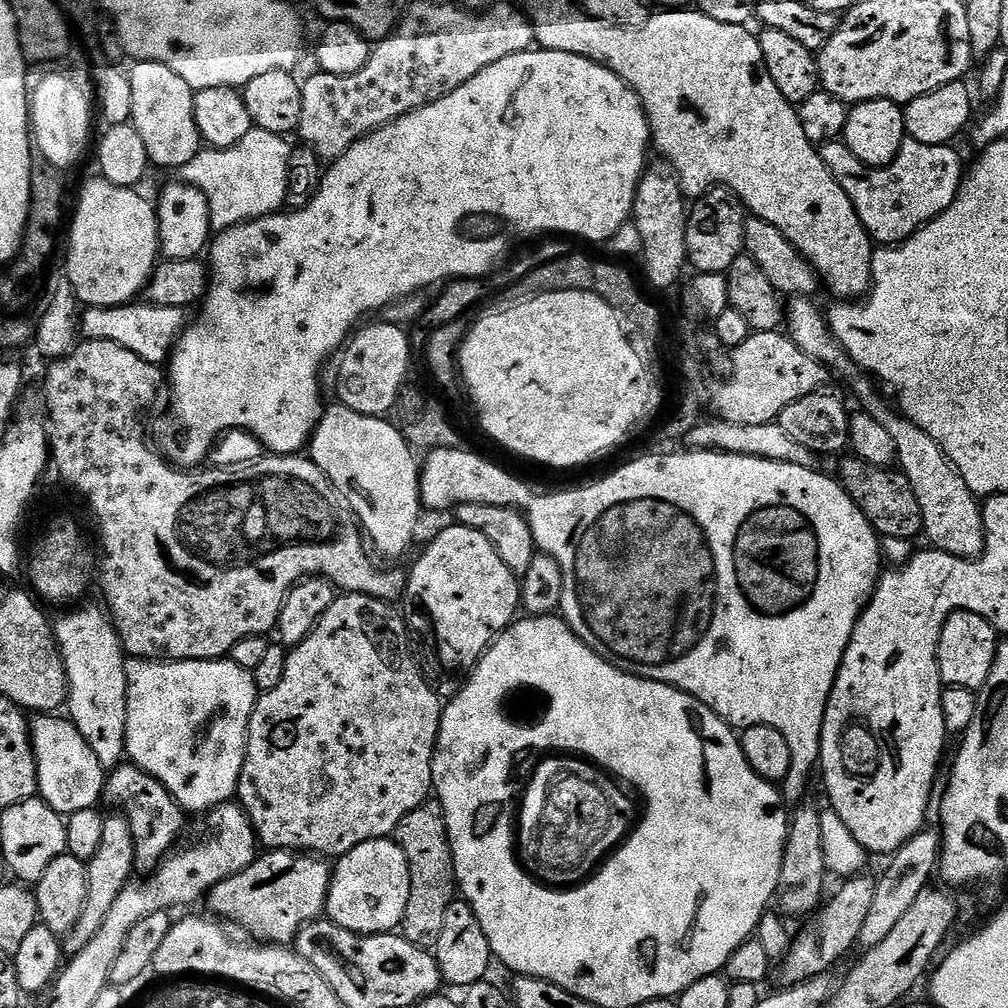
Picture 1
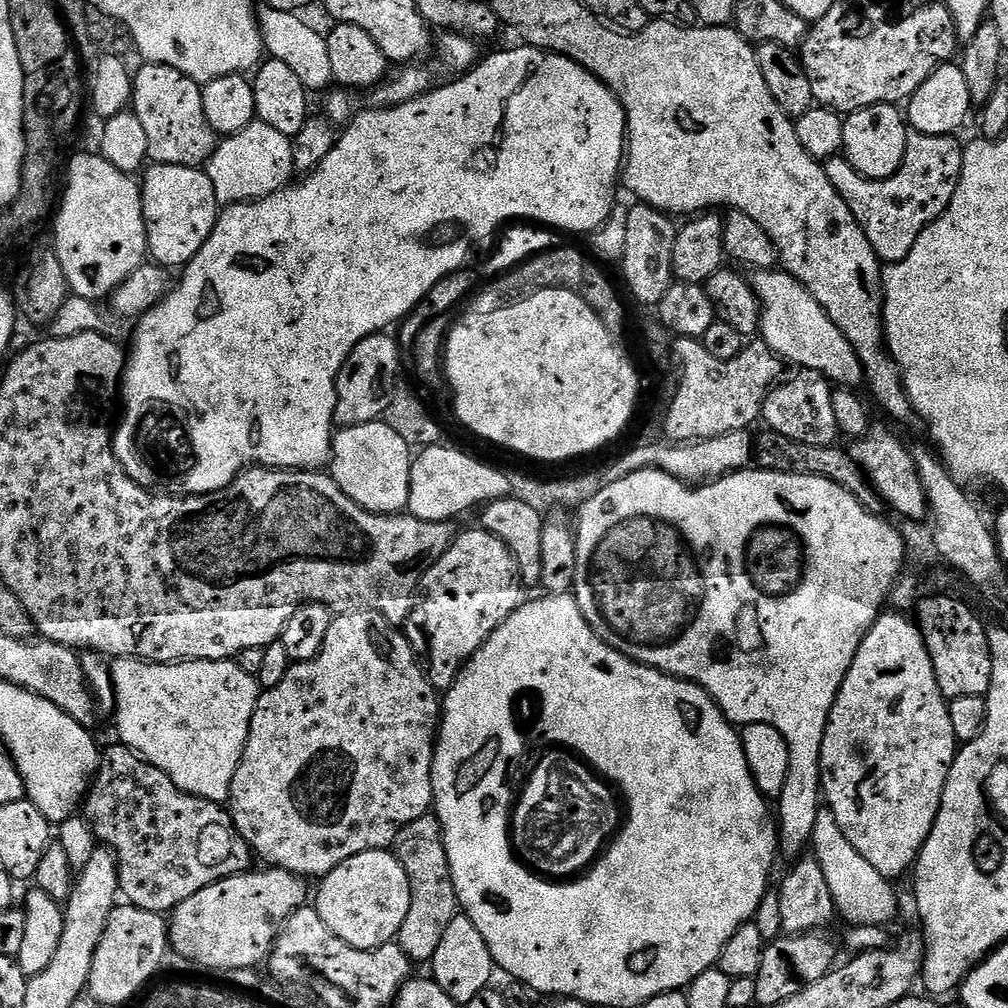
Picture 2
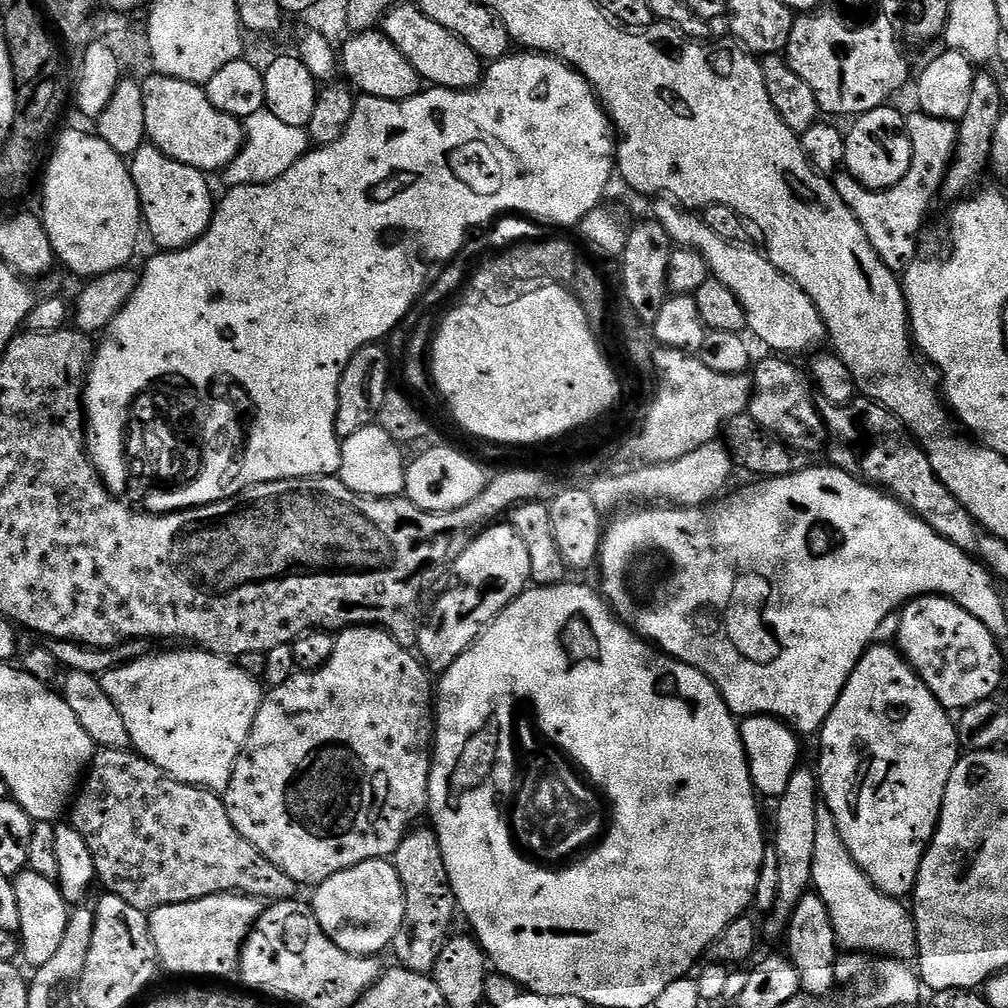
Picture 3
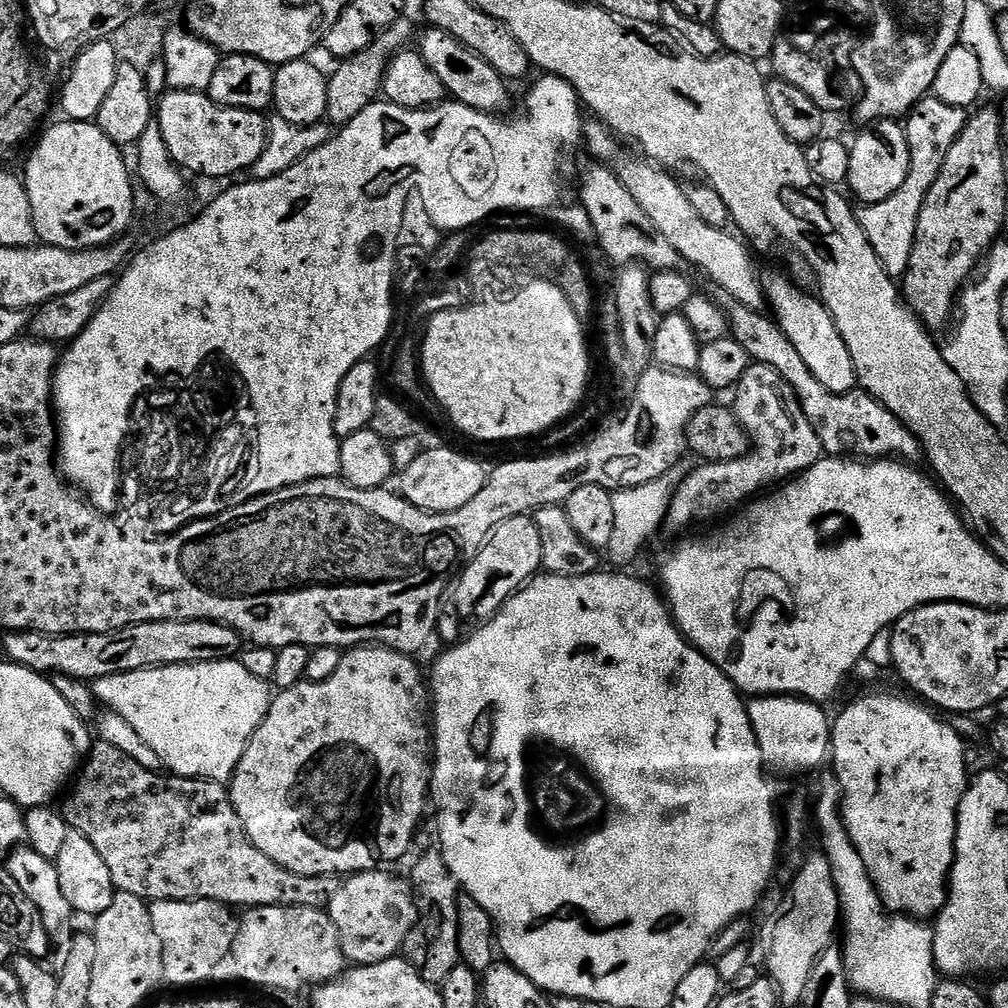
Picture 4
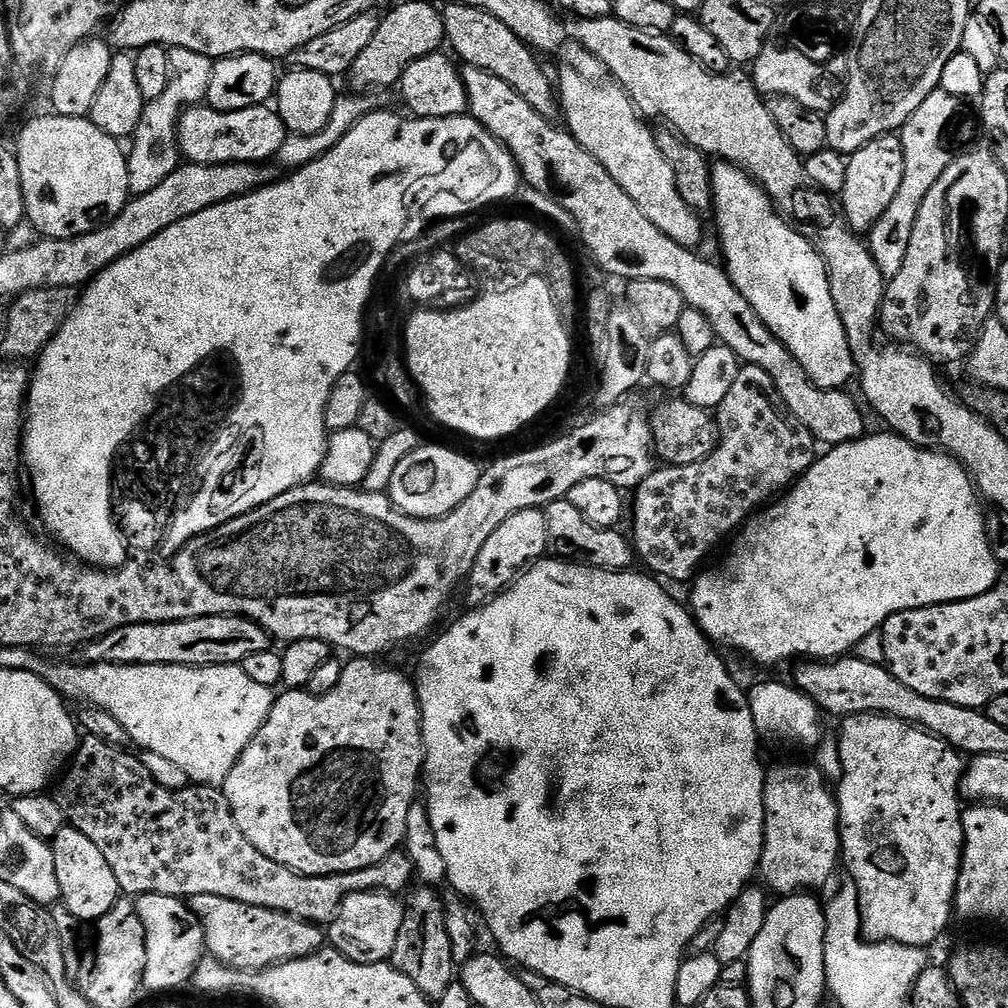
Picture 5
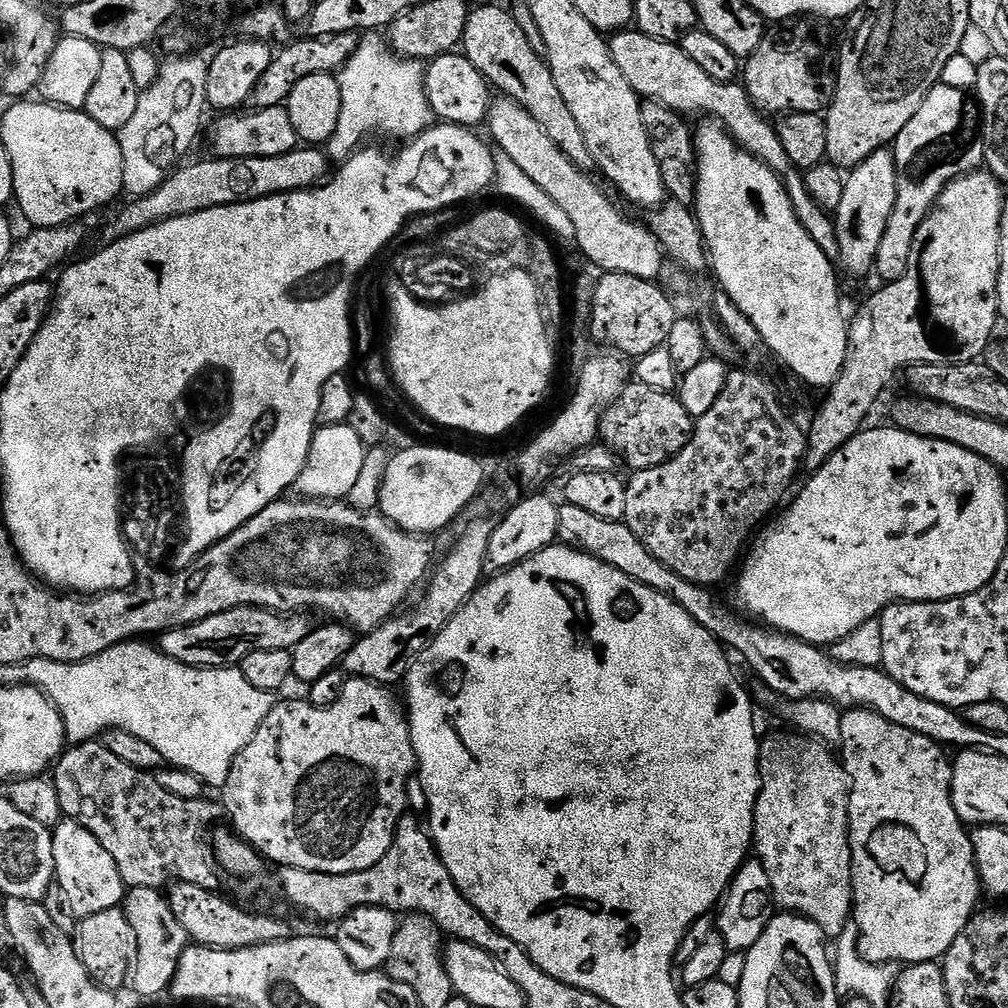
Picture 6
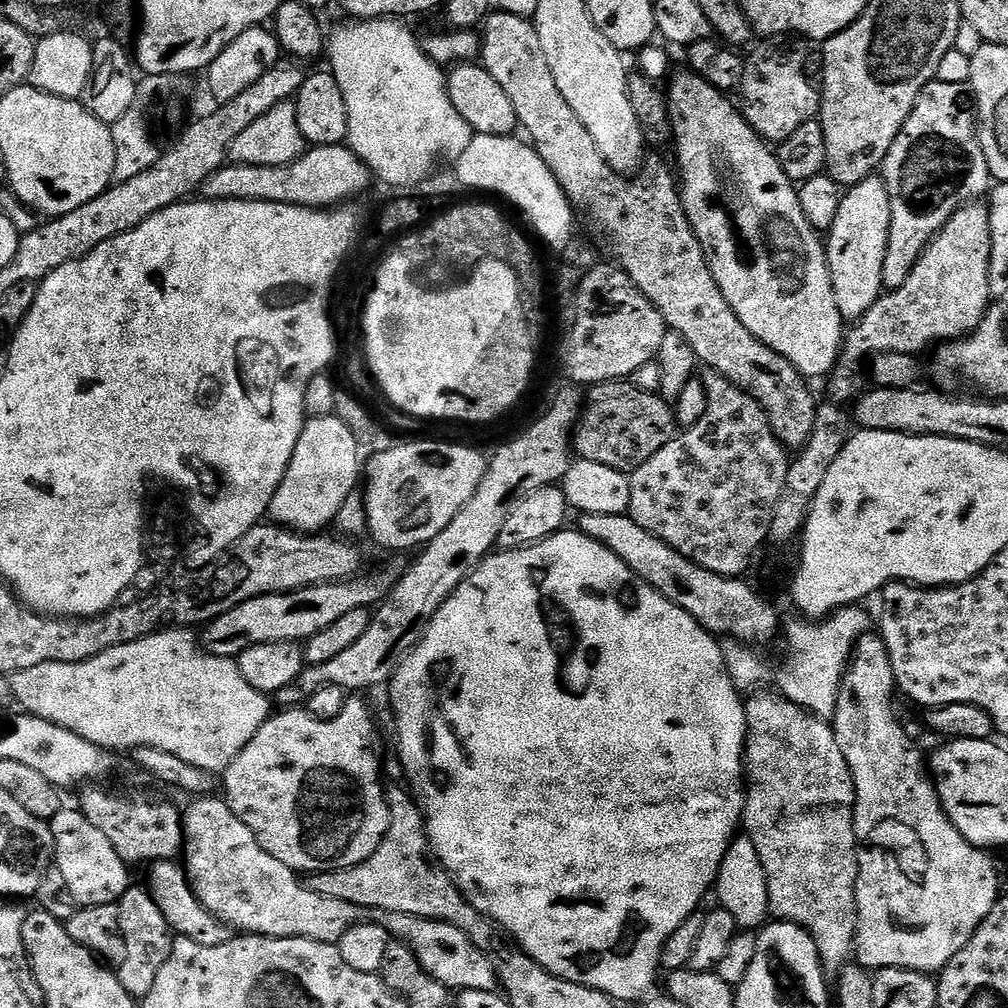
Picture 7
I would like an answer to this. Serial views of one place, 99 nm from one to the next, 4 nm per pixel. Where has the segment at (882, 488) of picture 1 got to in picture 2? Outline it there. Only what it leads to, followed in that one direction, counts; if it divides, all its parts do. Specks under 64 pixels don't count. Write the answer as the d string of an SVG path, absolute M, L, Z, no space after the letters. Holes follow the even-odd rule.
M764 430L764 433L757 435L754 440L754 460L759 467L765 468L768 472L785 472L786 474L802 474L803 476L817 476L826 478L848 491L856 501L867 512L877 514L885 511L886 505L880 495L872 489L867 476L863 470L856 465L851 451L840 449L840 446L809 446L806 442L794 442L794 438L786 438L782 434L771 430Z

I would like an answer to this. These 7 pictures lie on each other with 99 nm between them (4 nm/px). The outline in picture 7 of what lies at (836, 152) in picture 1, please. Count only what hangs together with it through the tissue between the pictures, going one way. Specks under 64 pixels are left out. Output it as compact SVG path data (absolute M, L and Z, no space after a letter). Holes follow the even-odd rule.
M935 79L924 87L886 154L882 179L890 194L890 238L882 278L885 289L891 290L906 282L924 247L949 218L965 204L987 197L993 187L980 145L974 97L967 83L951 85Z

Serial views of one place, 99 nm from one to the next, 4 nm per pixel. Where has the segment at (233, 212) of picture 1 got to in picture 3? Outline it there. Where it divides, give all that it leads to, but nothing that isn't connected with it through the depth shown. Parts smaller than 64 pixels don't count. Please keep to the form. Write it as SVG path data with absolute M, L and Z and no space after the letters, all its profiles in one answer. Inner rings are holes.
M267 107L258 110L258 114L250 114L244 121L244 145L242 150L223 169L225 185L237 188L243 184L269 184L274 178L286 174L294 162L298 162L310 151L308 129L298 126L286 126L276 115L270 114Z

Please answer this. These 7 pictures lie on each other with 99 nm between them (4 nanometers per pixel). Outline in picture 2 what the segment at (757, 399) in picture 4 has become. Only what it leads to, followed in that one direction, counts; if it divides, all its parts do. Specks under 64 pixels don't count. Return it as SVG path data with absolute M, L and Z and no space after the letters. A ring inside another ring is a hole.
M800 370L795 373L793 380L785 379L776 385L764 403L763 423L771 431L782 434L786 438L794 438L794 442L806 442L809 446L830 446L841 439L842 433L838 426L838 417L834 414L833 385L822 374Z

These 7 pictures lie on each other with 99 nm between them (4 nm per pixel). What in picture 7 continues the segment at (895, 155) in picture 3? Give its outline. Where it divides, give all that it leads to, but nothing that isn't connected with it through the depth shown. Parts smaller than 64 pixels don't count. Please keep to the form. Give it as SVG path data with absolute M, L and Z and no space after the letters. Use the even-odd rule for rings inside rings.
M879 175L867 176L840 197L834 226L826 233L828 273L834 302L846 322L861 320L885 291L882 266L890 238L890 194Z

